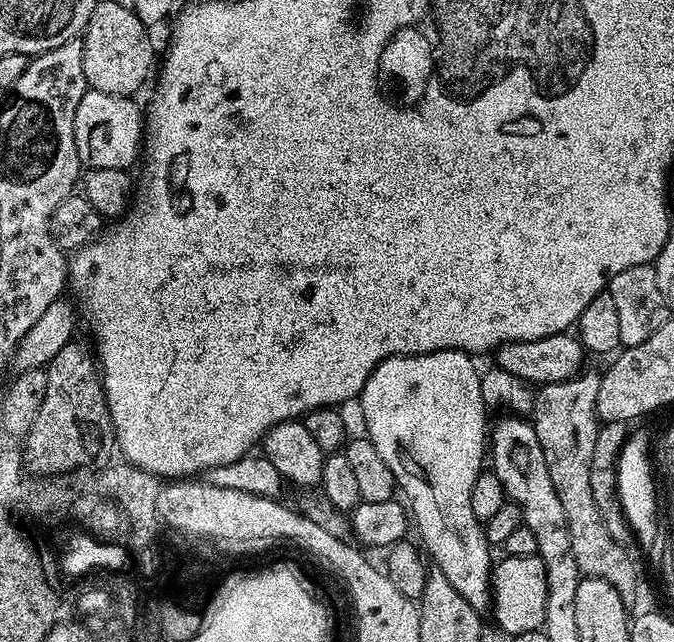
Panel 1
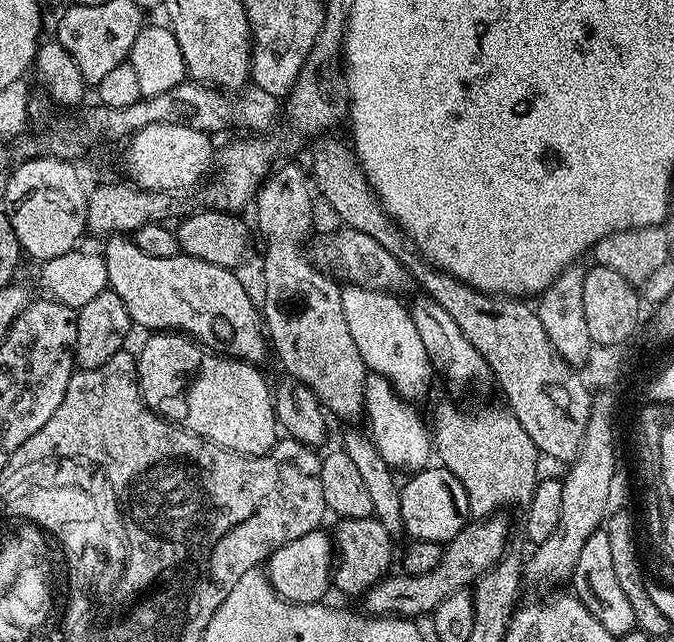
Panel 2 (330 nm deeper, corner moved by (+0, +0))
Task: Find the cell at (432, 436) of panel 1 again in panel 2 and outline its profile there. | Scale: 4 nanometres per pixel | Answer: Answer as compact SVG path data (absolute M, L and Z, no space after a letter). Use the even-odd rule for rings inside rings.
M345 283L341 287L342 311L346 313L346 326L354 337L354 346L364 359L369 373L382 375L392 384L402 399L419 402L432 384L434 369L422 346L422 338L414 327L412 313L399 295L363 288Z

